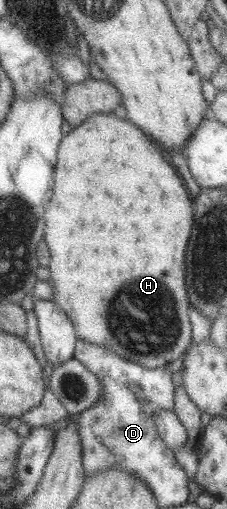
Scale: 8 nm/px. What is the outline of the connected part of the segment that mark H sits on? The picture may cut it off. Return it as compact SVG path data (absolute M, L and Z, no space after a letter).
M90 114L78 127L73 127L66 135L61 137L57 147L55 168L53 173L53 192L45 205L44 241L50 249L48 282L53 285L52 301L64 311L74 329L76 339L84 343L94 343L98 347L106 347L116 357L128 359L148 369L168 367L176 361L191 346L192 333L189 321L190 303L186 299L186 283L184 283L184 249L188 245L188 235L192 227L192 205L190 197L182 185L182 179L162 159L162 153L156 145L132 123L118 119L112 114Z

